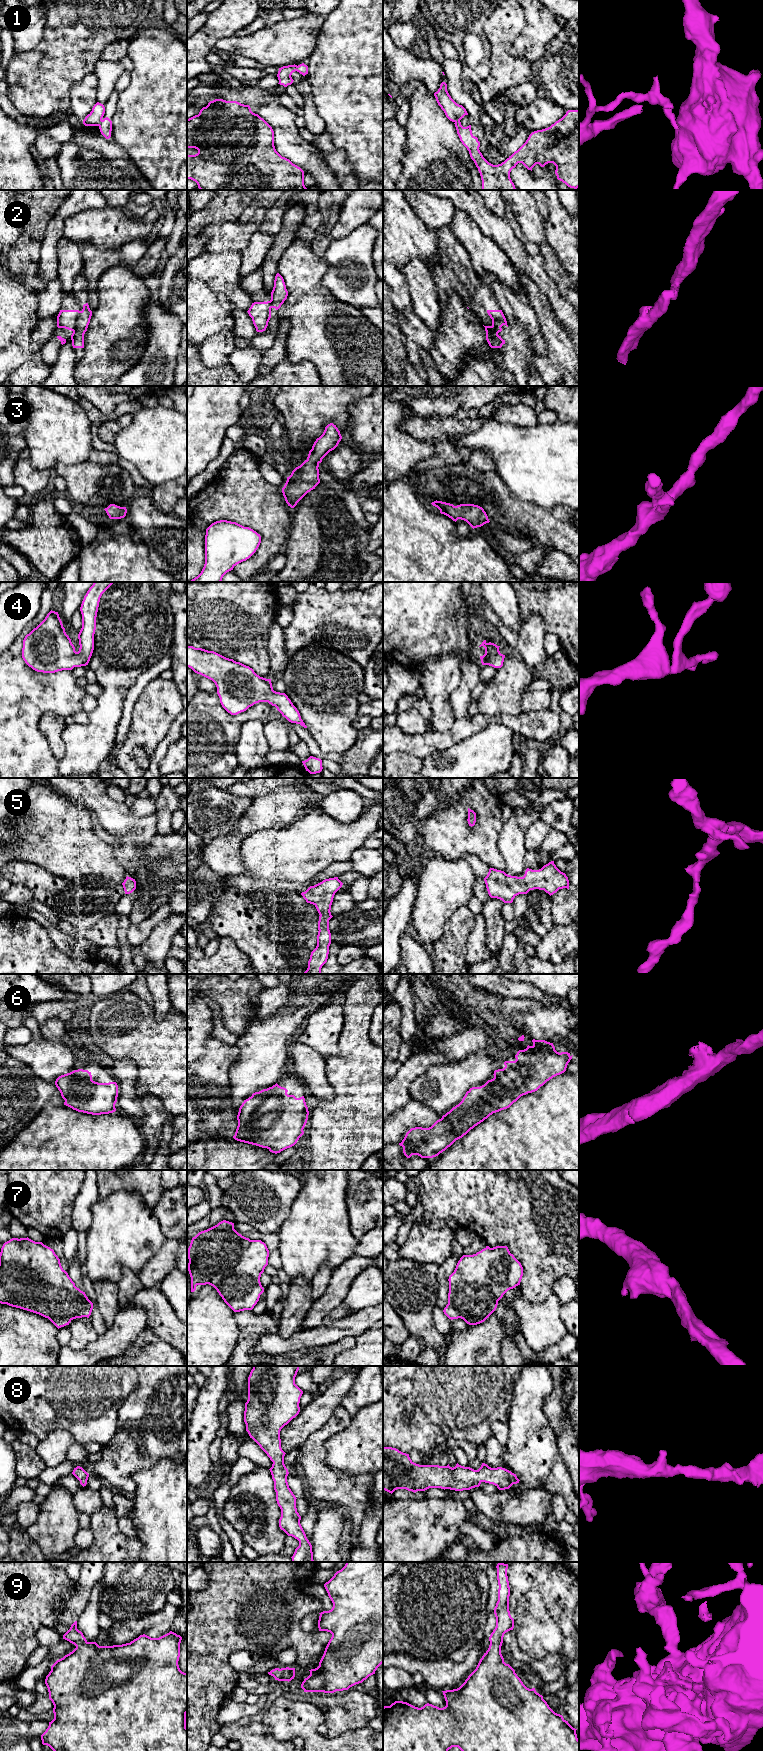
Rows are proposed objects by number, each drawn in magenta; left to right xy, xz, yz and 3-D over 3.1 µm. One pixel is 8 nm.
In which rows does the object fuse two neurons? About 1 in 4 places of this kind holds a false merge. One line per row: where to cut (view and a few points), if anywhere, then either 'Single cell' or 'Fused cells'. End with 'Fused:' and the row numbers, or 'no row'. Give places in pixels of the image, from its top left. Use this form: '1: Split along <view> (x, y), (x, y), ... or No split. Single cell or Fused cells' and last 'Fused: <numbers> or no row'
1: Split along xy (102, 120), (98, 125). Fused cells
2: Split along xy (80, 311), (76, 319), (76, 325), (72, 330). Fused cells
3: No split. Single cell
4: No split. Single cell
5: No split. Single cell
6: No split. Single cell
7: No split. Single cell
8: No split. Single cell
9: No split. Single cell
Fused: 1, 2

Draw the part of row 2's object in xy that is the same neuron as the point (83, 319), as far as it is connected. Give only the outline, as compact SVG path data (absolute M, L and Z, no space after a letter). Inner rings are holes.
M86 303L76 319L76 326L71 335L73 348L84 348L84 334L87 331L91 316L92 311Z

